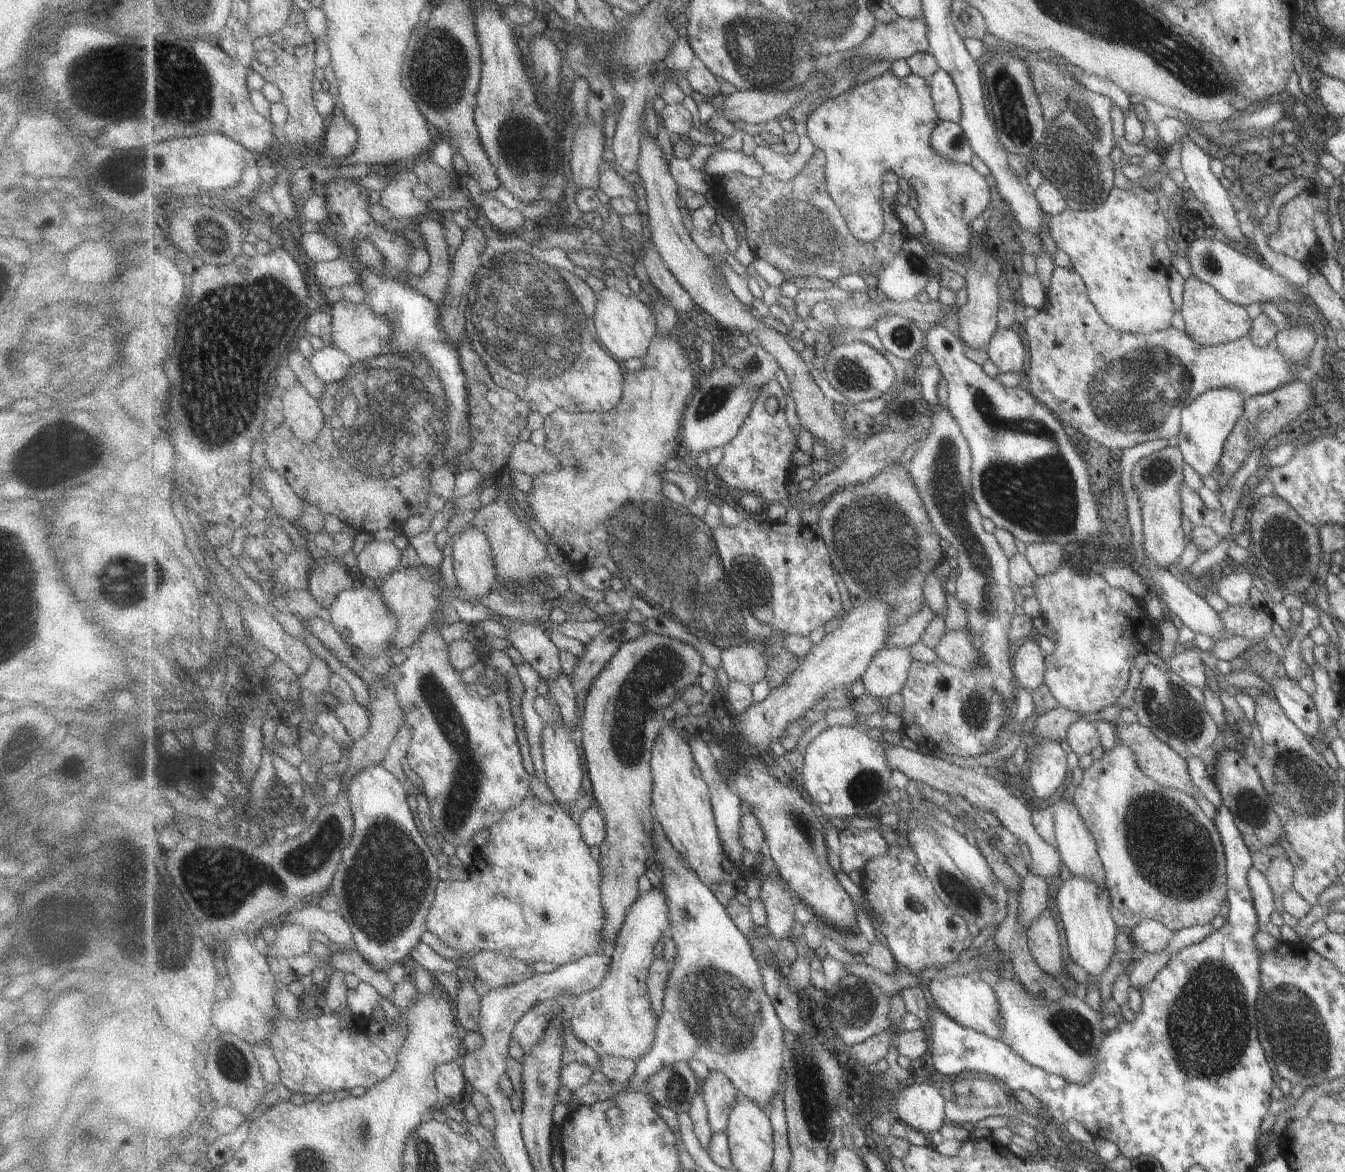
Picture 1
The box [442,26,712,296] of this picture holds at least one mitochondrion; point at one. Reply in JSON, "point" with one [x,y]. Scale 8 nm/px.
{"point":[516,138]}

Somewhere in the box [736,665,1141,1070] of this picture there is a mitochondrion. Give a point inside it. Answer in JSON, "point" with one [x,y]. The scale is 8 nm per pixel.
{"point":[858,1008]}

